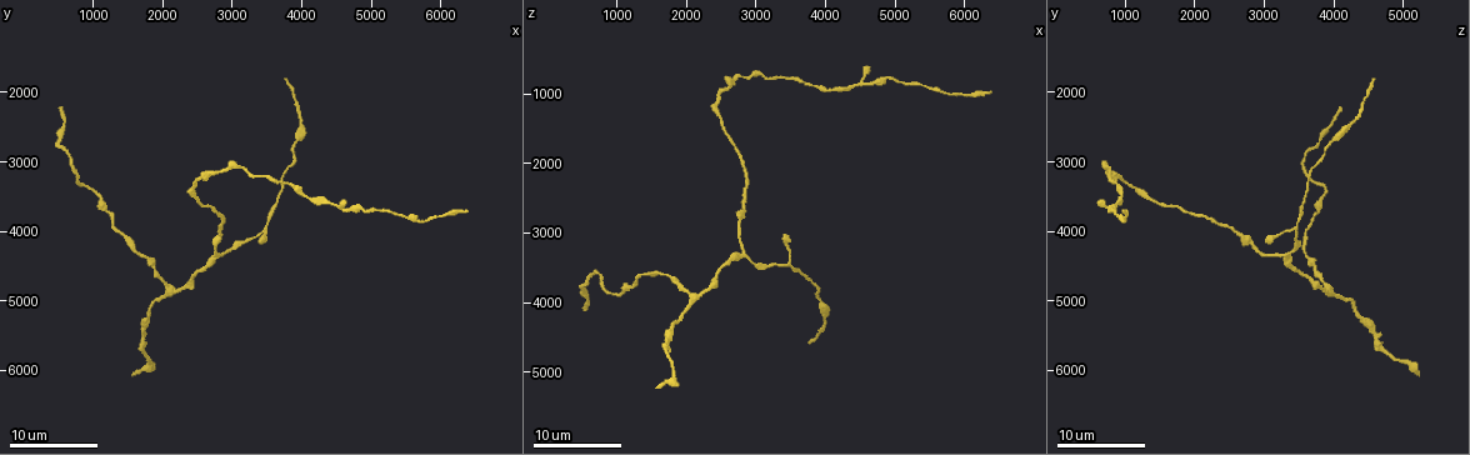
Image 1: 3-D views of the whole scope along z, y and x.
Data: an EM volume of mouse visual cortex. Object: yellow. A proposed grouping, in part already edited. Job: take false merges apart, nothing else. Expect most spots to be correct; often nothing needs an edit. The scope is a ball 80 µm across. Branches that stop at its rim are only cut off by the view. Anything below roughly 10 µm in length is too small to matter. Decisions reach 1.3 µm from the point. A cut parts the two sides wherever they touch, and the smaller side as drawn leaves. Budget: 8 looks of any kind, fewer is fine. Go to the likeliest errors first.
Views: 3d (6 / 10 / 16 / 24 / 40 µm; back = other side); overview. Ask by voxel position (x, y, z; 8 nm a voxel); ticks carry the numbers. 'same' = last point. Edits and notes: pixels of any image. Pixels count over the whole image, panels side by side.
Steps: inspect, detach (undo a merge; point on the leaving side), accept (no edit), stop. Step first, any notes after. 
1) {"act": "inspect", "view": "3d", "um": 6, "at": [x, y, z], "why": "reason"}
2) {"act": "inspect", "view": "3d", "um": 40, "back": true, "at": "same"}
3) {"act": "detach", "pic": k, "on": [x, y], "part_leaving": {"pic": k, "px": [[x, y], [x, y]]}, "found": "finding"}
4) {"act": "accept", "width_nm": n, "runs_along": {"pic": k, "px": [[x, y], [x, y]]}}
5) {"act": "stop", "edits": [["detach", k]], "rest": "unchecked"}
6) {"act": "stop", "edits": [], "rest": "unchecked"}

{"act": "inspect", "view": "3d", "um": 16, "at": [2050, 4750, 3900]}

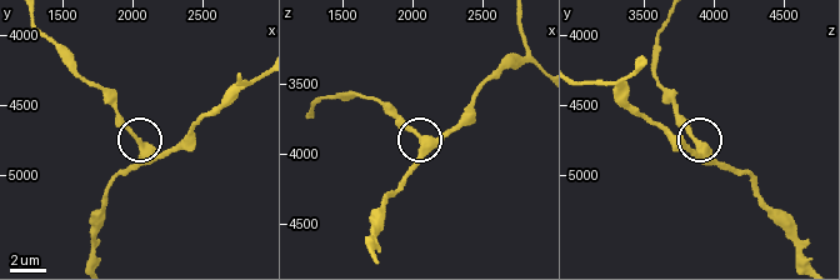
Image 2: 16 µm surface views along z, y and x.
{"act": "inspect", "view": "3d", "um": 16, "back": true, "at": [2080, 4760, 3900]}

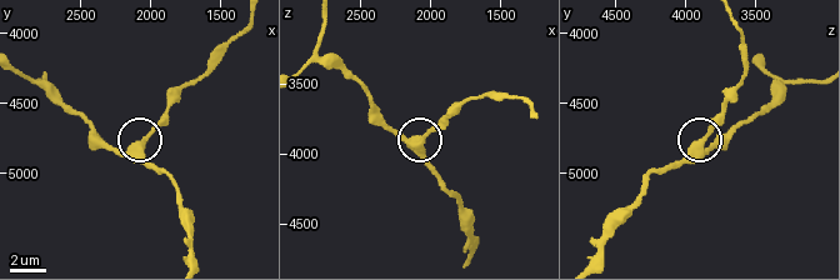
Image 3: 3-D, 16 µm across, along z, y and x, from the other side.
{"act": "accept", "runs_along": {"pic": 3, "px": [[816, 81], [783, 84], [670, 169]]}, "found": "continuous, no second neuron"}

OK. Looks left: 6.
{"act": "inspect", "view": "3d", "um": 10, "at": [2850, 4350, 3350], "why": "three-way junction"}

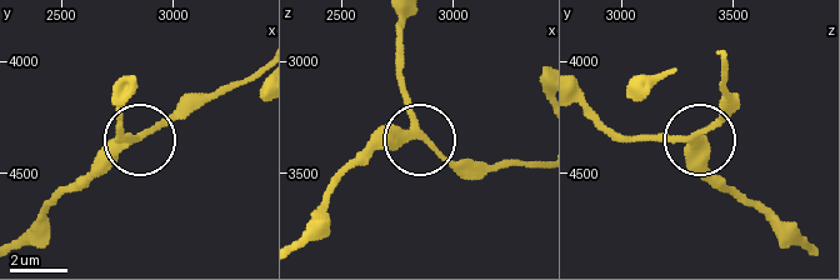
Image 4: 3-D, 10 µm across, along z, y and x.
{"act": "inspect", "view": "3d", "um": 6, "at": [2820, 4370, 3330], "why": "closer look"}

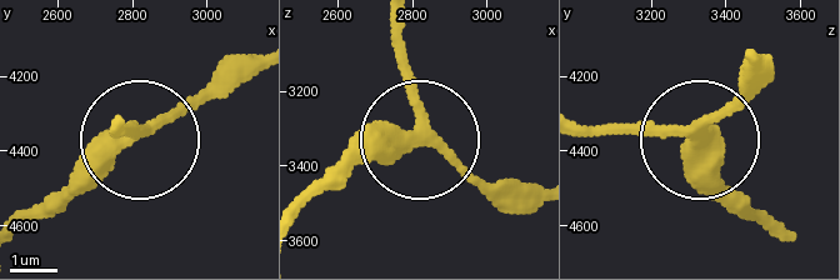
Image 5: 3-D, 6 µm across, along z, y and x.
{"act": "accept", "side_arm_um": 29, "runs_along": {"pic": 5, "px": [[119, 121], [143, 134], [206, 86]]}, "found": "all the same neuron"}

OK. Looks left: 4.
{"act": "inspect", "view": "3d", "um": 16, "at": [4600, 3700, 900]}

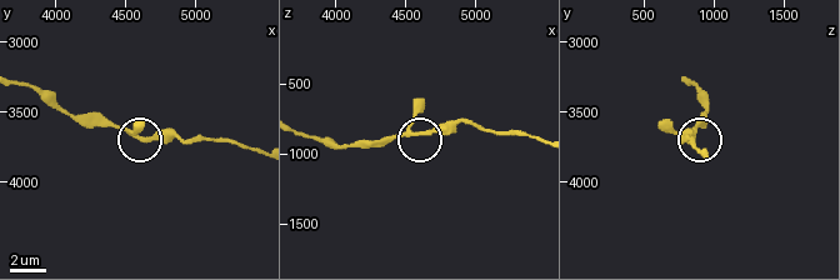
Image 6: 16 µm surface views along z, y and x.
{"act": "accept", "width_nm": 210, "runs_along": {"pic": 6, "px": [[20, 85], [145, 140], [189, 140]]}, "found": "continuous, no second neuron"}

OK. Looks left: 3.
{"act": "inspect", "view": "3d", "um": 10, "at": [1300, 3750, 3700]}

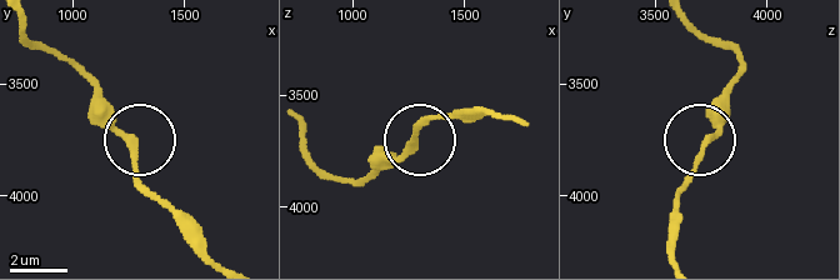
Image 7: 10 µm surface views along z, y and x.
{"act": "accept", "width_nm": 220, "runs_along": {"pic": 7, "px": [[214, 258], [143, 179], [133, 144], [95, 95]]}, "found": "continuous, no second neuron"}

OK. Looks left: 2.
{"act": "stop", "edits": [], "rest": "unchecked"}

